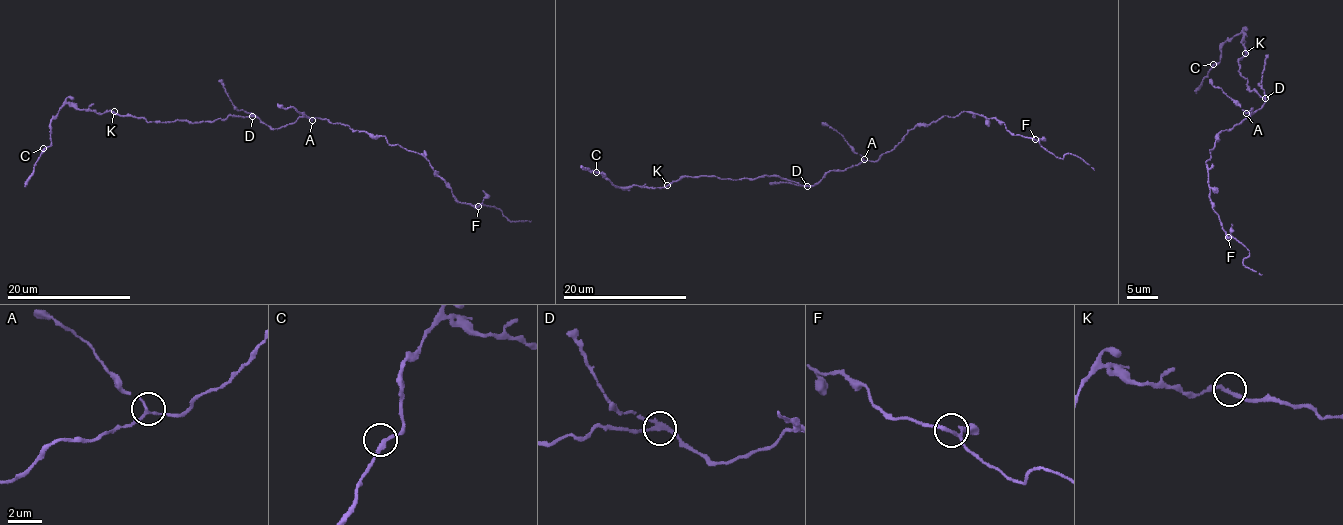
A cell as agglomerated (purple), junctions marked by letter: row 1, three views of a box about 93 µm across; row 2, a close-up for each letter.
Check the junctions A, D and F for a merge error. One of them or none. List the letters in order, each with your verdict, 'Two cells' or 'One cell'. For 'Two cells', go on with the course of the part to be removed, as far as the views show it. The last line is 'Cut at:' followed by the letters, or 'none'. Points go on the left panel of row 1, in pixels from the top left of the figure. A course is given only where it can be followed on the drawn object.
A: One cell
D: Two cells. Course of the part to remove: (252, 115), (195, 122), (147, 122), (110, 111), (77, 110), (66, 103), (51, 123), (51, 142), (24, 187)
F: One cell
Cut at: D

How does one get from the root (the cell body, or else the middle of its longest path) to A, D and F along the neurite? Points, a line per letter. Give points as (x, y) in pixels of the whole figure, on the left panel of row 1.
A: (276, 128), (291, 124), (299, 117), (312, 120)
D: (276, 128), (267, 126), (252, 115)
F: (276, 128), (291, 124), (299, 117), (321, 118), (381, 135), (390, 144), (419, 153), (459, 201), (478, 206)

